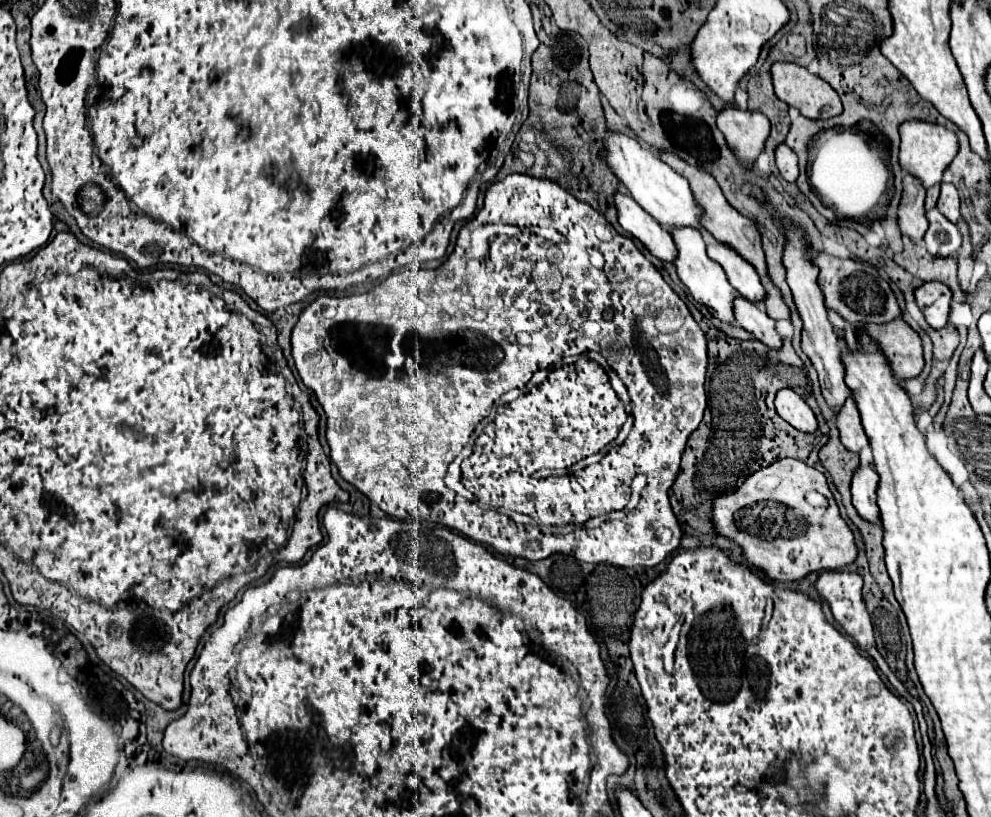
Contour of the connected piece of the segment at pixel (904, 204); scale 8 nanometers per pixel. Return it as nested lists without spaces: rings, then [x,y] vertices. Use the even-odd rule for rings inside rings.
[[[903,177],[903,195],[901,203],[897,209],[897,225],[903,235],[907,235],[913,243],[921,241],[925,231],[927,231],[927,217],[923,209],[923,199],[925,199],[925,189],[923,185],[911,177]]]

